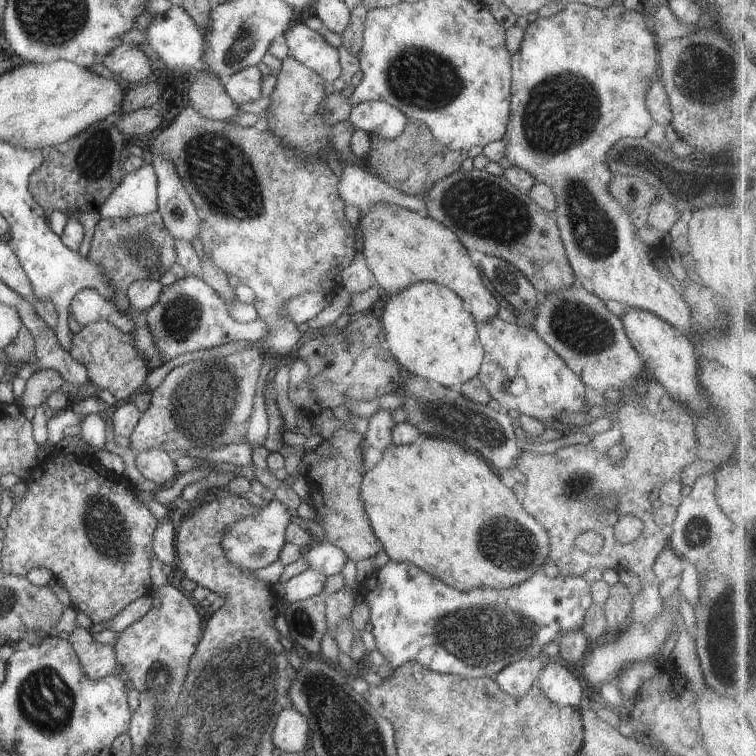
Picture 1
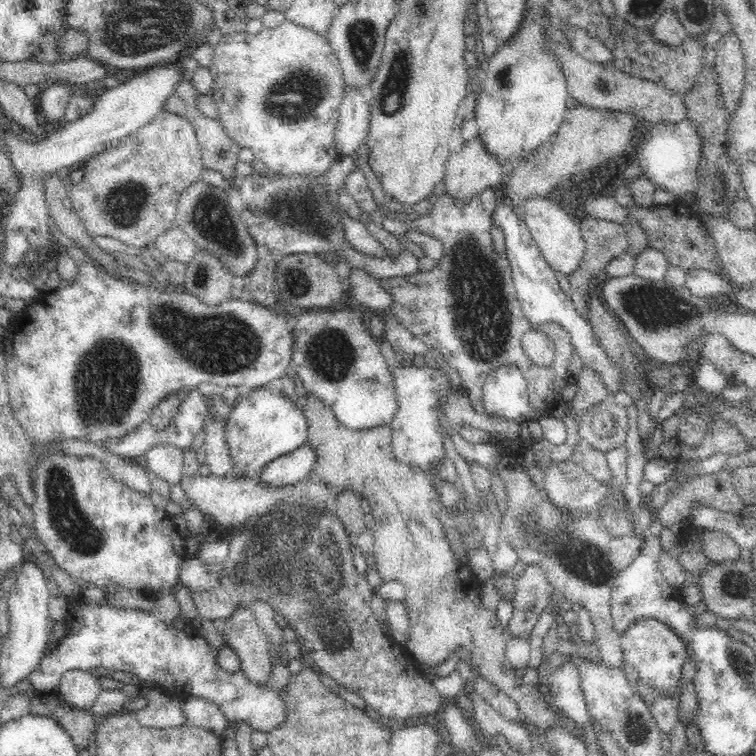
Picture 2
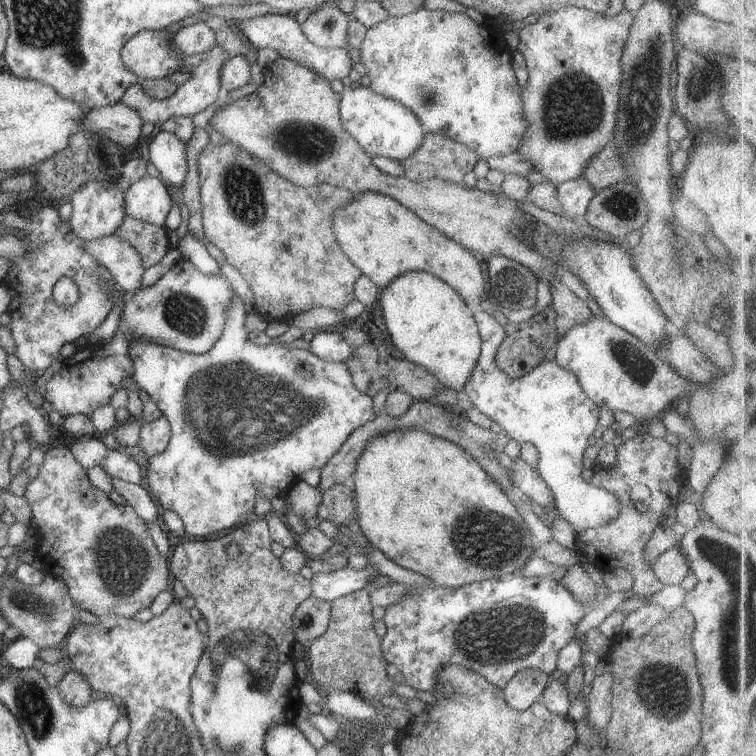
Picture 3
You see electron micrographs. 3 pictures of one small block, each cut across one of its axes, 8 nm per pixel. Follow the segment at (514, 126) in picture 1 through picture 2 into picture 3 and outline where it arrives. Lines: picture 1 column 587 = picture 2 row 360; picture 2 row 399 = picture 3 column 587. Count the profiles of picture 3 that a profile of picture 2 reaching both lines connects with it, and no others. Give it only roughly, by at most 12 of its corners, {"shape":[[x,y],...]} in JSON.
{"shape":[[634,12],[520,29],[519,153],[554,186],[614,139]]}

